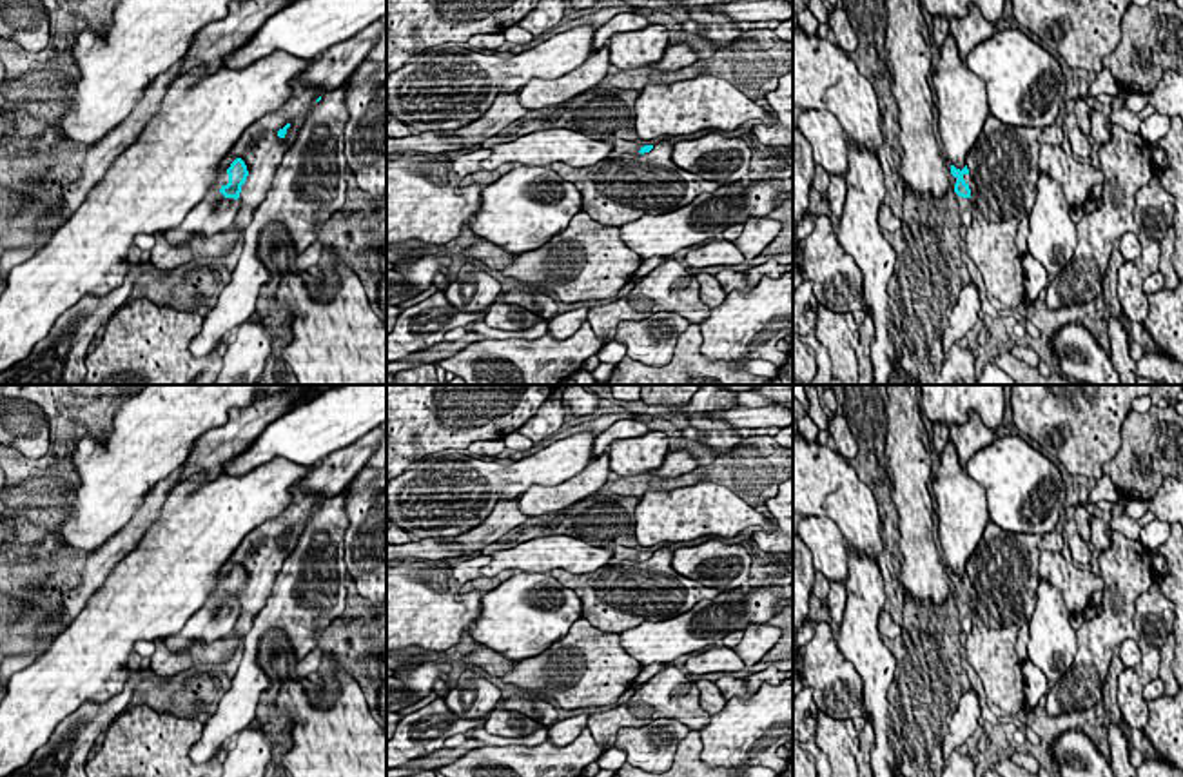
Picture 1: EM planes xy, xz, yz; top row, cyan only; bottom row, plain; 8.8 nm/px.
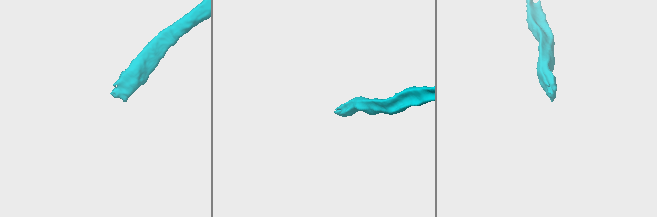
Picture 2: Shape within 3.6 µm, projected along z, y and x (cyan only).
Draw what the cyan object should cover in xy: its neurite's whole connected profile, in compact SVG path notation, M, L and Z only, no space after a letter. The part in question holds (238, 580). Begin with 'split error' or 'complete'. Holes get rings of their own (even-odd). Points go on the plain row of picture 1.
split error | M236 565L227 575L229 590L221 592L220 599L229 606L227 614L216 614L216 599L205 601L205 605L183 625L183 628L165 639L169 652L185 650L192 641L210 643L229 632L240 615L240 599L245 590L249 577L241 565Z

